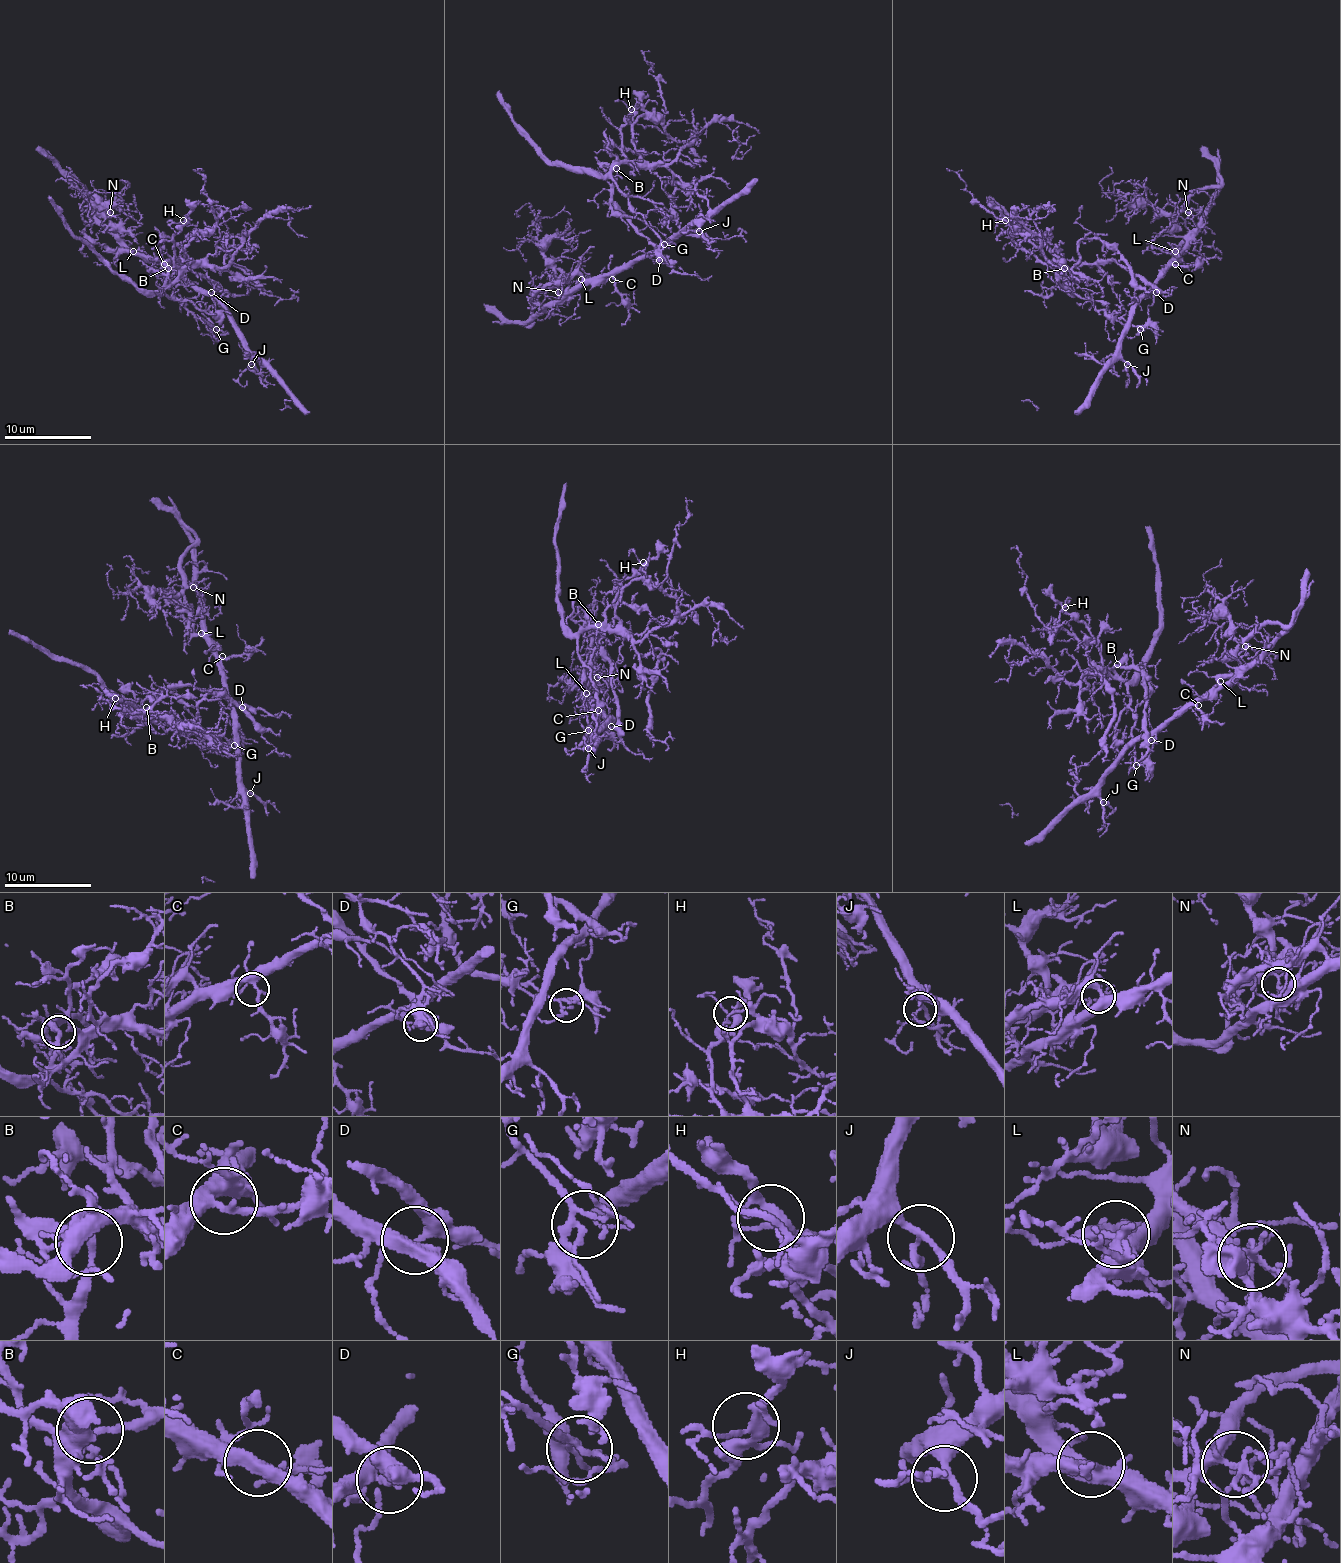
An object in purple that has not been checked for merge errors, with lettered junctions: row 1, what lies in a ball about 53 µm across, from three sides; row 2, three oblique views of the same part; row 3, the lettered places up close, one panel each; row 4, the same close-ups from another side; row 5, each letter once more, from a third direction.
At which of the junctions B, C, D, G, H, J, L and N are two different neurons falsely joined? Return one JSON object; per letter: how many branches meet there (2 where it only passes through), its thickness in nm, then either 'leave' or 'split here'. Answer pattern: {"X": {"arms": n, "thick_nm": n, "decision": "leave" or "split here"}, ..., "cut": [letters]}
{"B": {"arms": 4, "thick_nm": 180, "decision": "leave"}, "C": {"arms": 3, "thick_nm": 320, "decision": "leave"}, "D": {"arms": 4, "thick_nm": 240, "decision": "split here"}, "G": {"arms": 4, "thick_nm": 180, "decision": "leave"}, "H": {"arms": 4, "thick_nm": 260, "decision": "leave"}, "J": {"arms": 3, "thick_nm": 200, "decision": "leave"}, "L": {"arms": 4, "thick_nm": 380, "decision": "leave"}, "N": {"arms": 4, "thick_nm": 160, "decision": "split here"}, "cut": ["D", "N"]}

